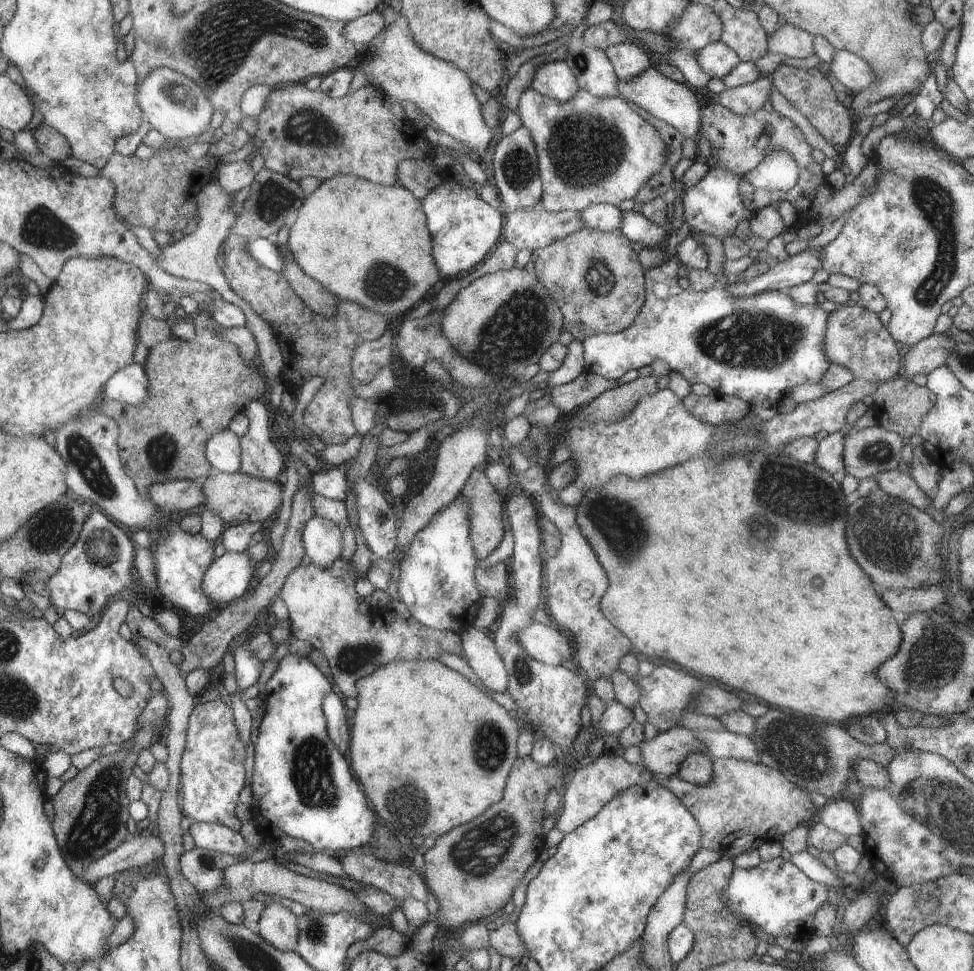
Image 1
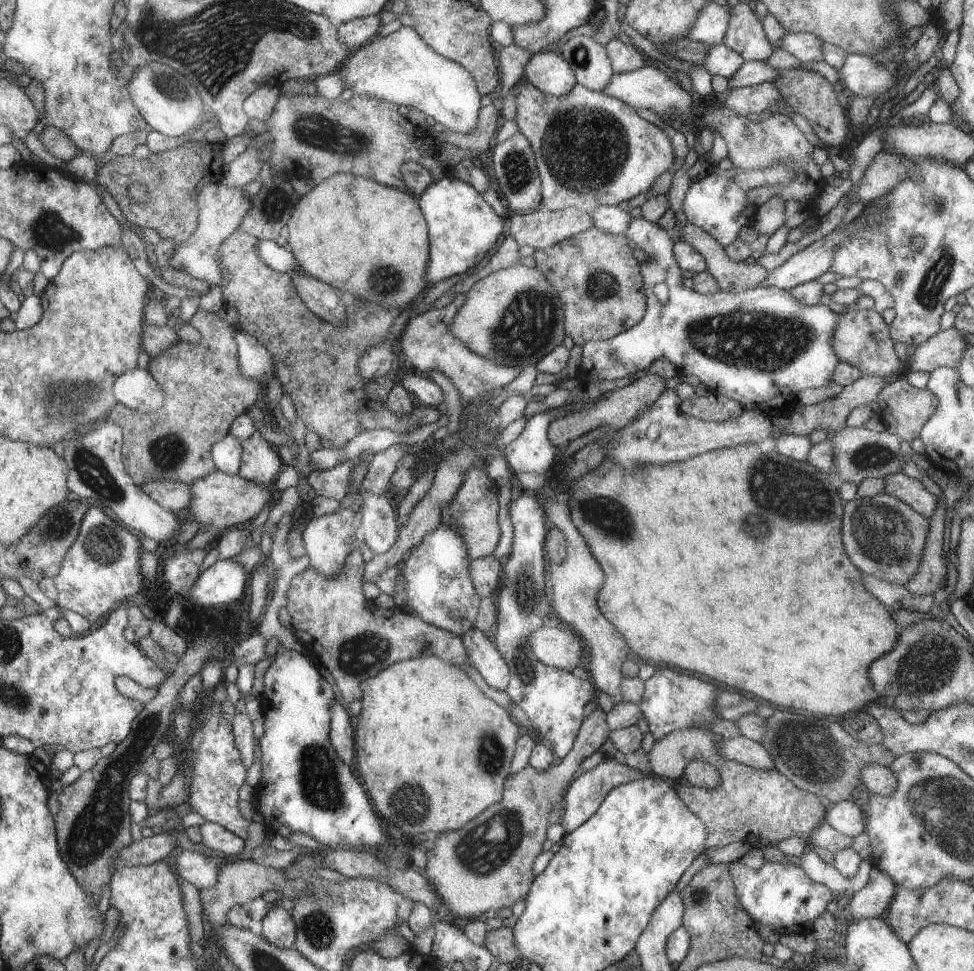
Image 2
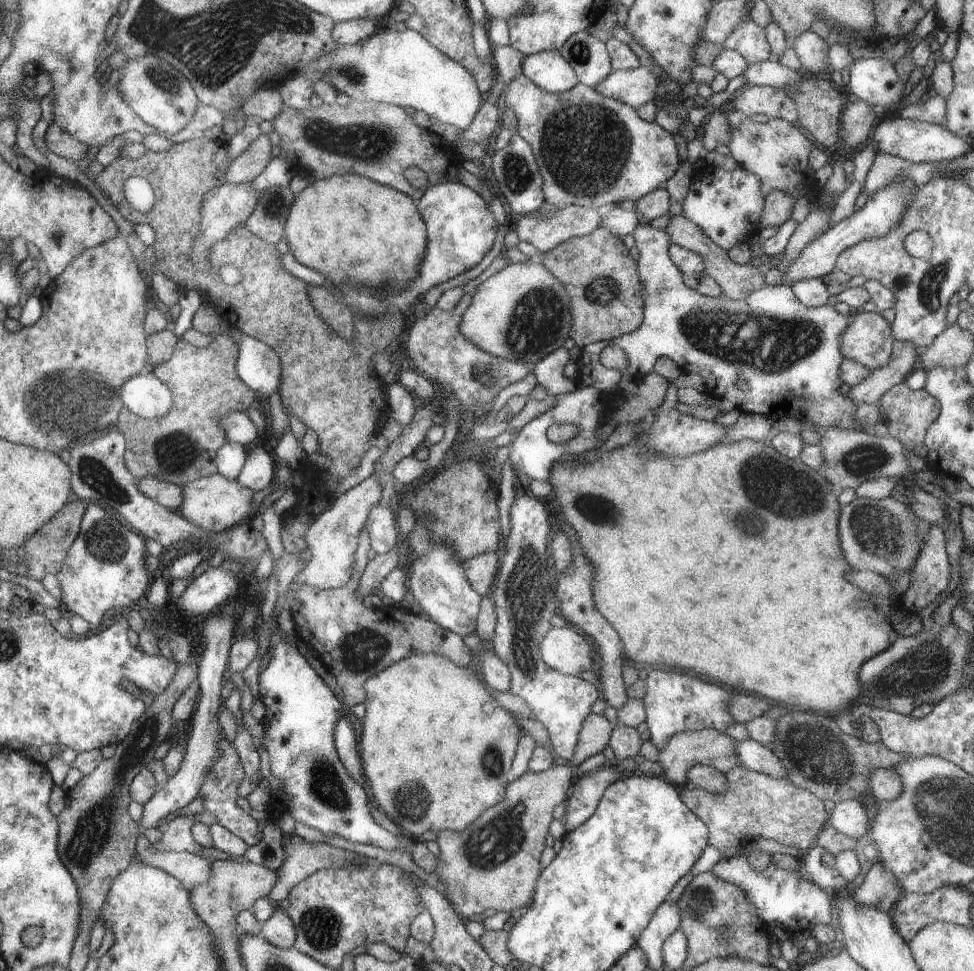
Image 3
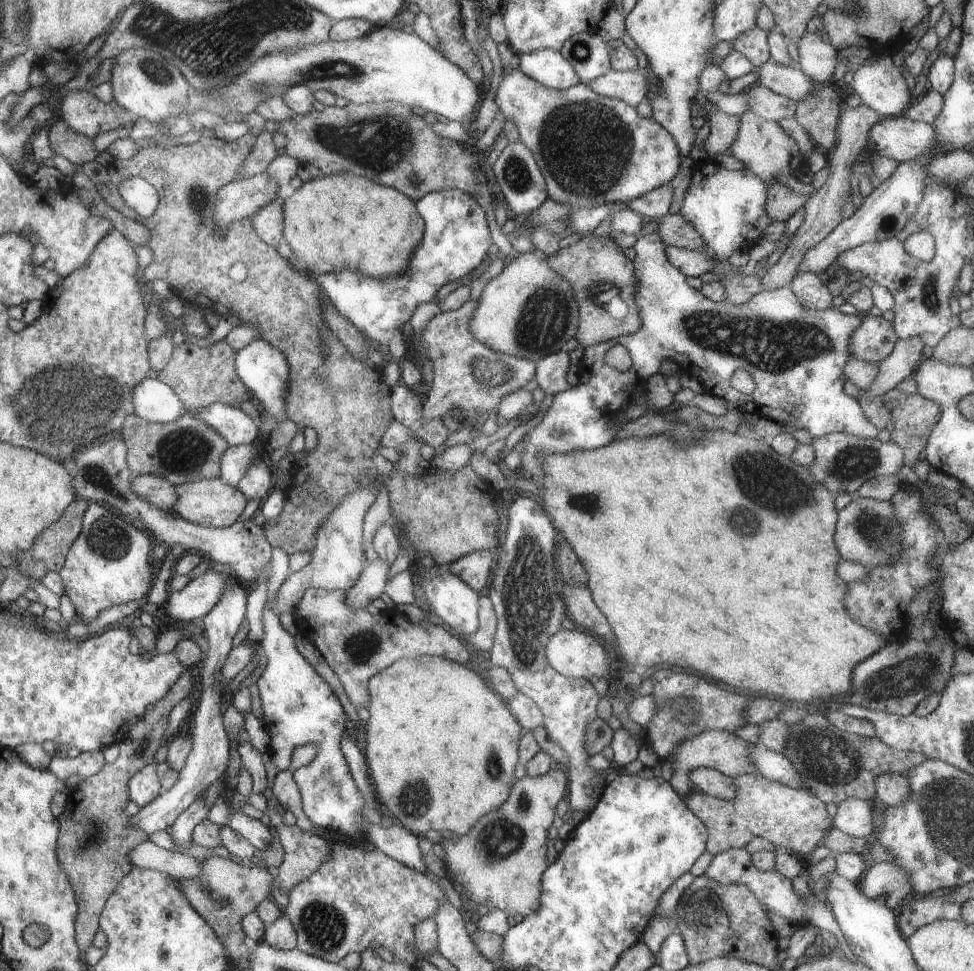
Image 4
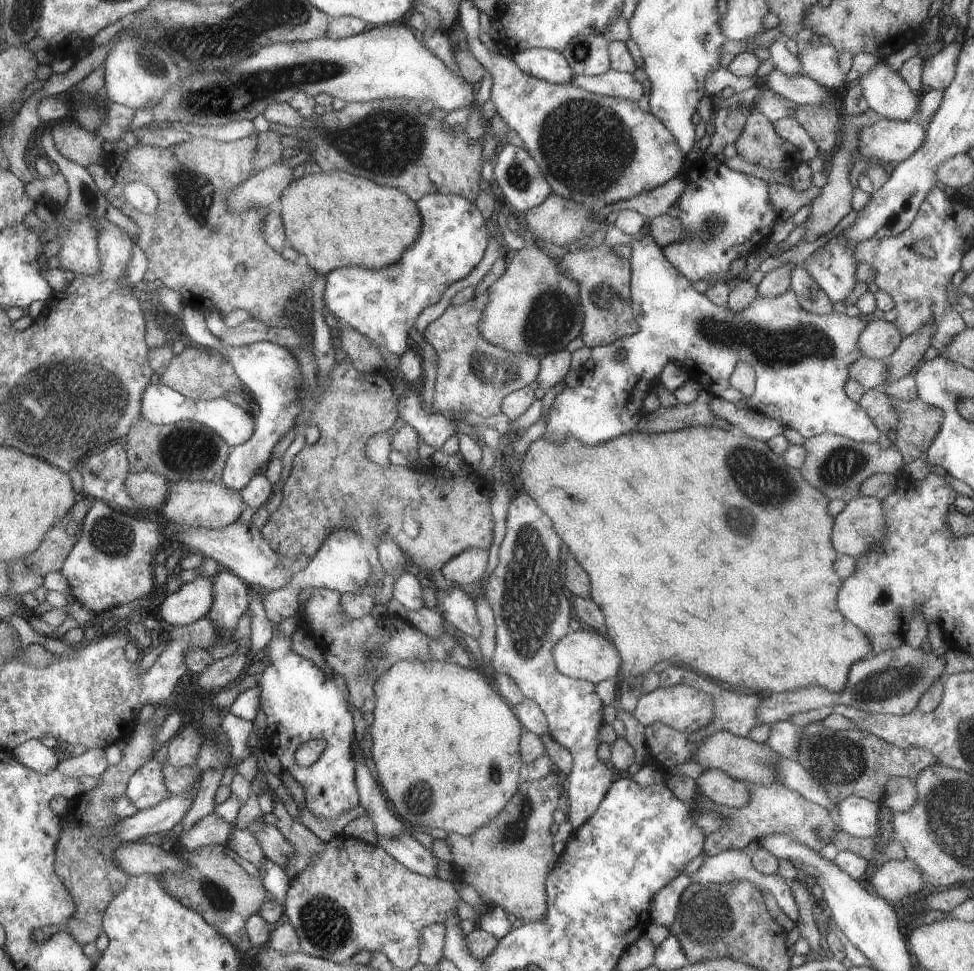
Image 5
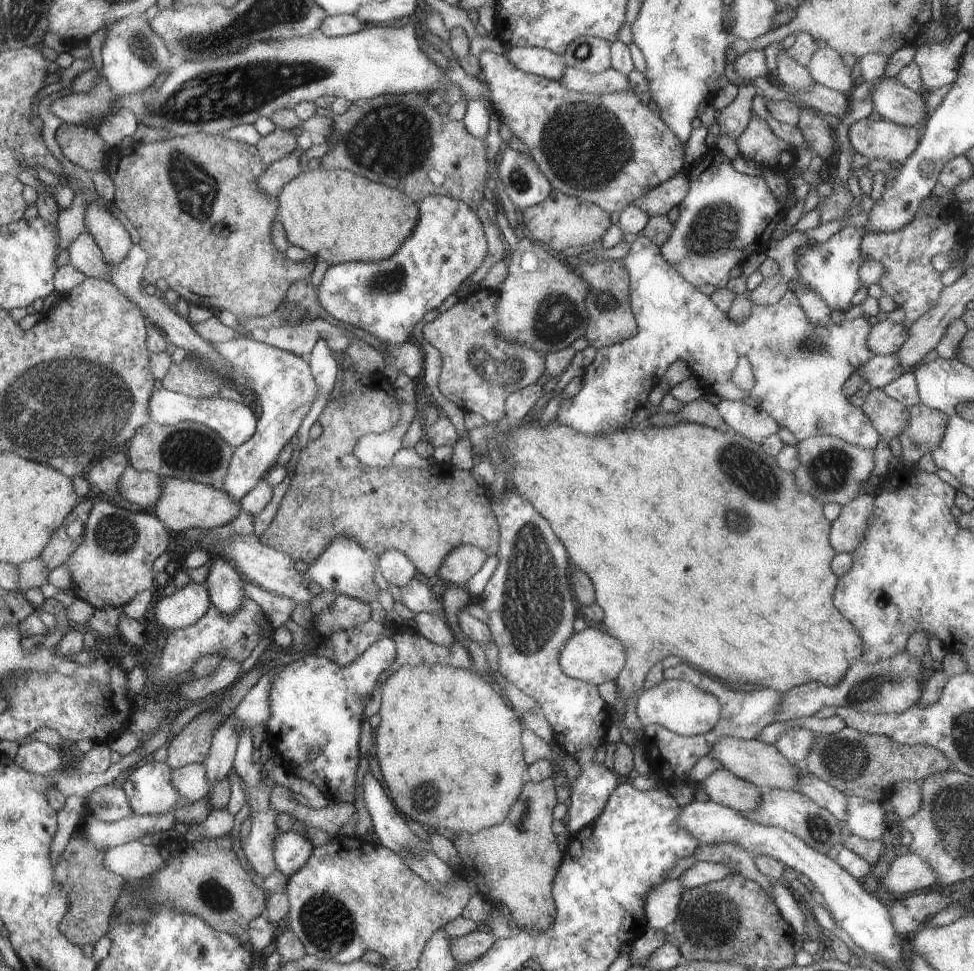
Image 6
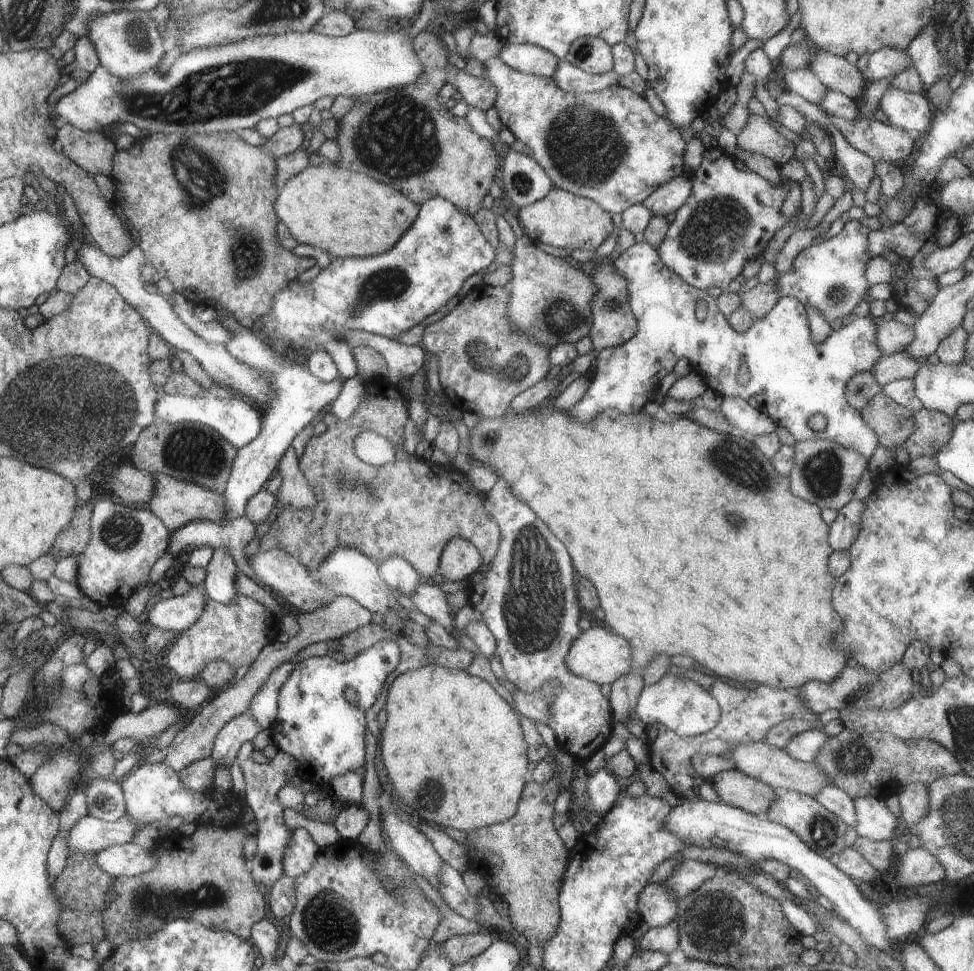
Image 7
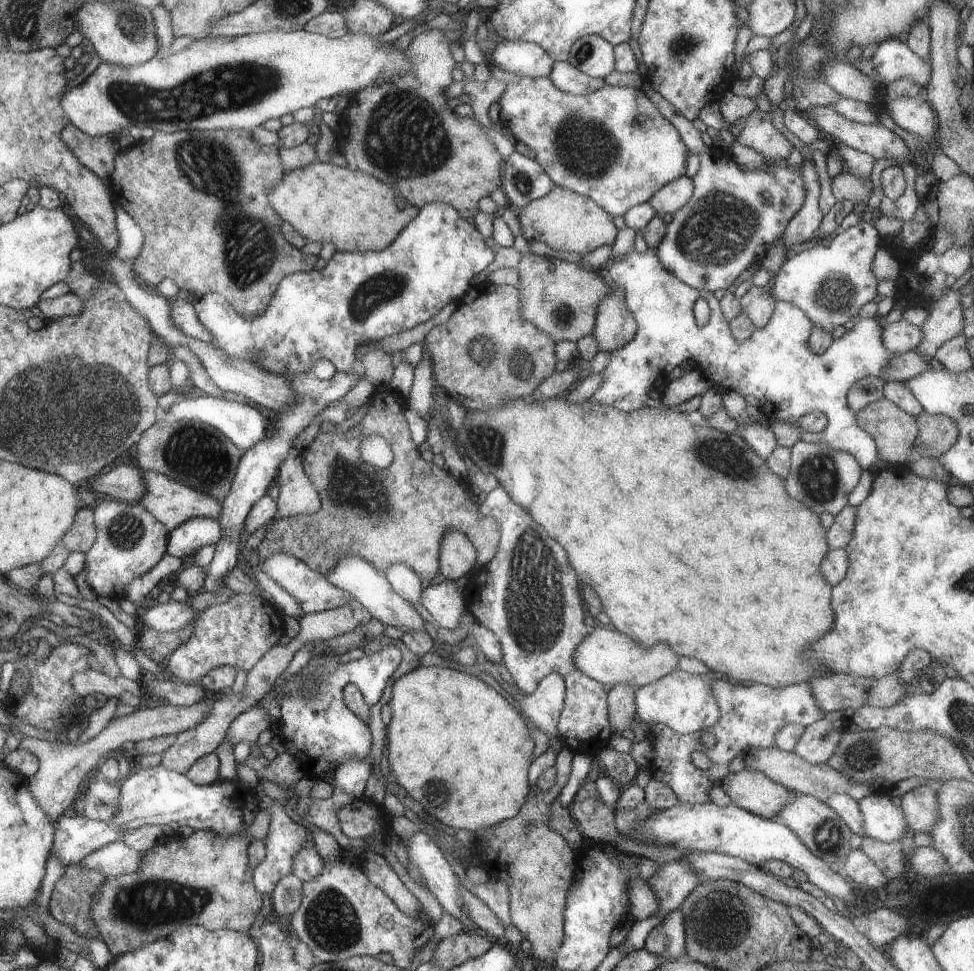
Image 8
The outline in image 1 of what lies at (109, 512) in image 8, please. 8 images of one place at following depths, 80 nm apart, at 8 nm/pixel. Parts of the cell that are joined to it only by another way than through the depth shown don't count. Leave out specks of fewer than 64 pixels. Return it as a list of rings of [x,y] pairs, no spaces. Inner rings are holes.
[[[99,508],[93,510],[90,517],[84,521],[78,540],[63,557],[62,568],[46,582],[52,593],[50,600],[53,607],[60,613],[67,610],[78,611],[95,621],[96,614],[100,614],[106,608],[110,598],[114,598],[120,590],[132,586],[132,582],[134,582],[134,574],[132,574],[134,556],[136,556],[136,548],[134,548],[130,536],[122,528],[118,528],[108,516],[104,516]]]

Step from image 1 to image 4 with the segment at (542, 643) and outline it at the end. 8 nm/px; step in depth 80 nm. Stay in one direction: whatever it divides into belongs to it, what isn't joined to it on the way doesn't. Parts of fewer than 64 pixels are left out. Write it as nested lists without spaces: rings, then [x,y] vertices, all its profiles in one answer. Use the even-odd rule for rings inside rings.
[[[560,629],[550,637],[546,648],[551,666],[572,678],[605,678],[610,674],[612,658],[592,633]]]

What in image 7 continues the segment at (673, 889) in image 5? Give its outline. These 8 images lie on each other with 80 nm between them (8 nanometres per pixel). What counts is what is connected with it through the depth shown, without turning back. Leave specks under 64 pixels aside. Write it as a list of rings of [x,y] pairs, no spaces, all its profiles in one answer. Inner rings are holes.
[[[648,883],[639,896],[640,916],[648,926],[660,928],[675,921],[678,898],[662,884]]]

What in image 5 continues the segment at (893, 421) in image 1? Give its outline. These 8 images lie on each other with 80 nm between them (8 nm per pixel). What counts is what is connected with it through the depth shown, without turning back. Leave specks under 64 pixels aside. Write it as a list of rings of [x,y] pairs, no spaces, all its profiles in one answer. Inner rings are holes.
[[[892,399],[899,414],[896,443],[904,462],[914,462],[932,444],[943,423],[944,413],[939,408],[926,405],[920,399],[901,401]]]

